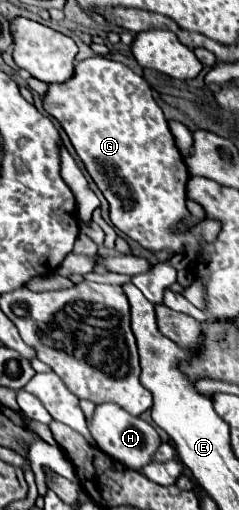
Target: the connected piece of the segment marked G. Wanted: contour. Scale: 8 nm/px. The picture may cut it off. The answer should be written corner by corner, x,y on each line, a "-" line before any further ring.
95,55
91,59
77,63
77,69
69,81
49,85
47,93
43,95
43,109
49,115
53,115
69,135
91,179
97,183
97,187
109,201
111,223
121,233
135,239
141,247
149,251
171,251
185,255
199,251
203,243
211,243
211,239
219,235
219,227
221,227
219,219
207,219
207,217
203,217
185,231
179,229
181,221
191,217
187,209
187,191
185,191
191,175
169,131
163,111
155,103
151,87
141,75
137,75
123,63

